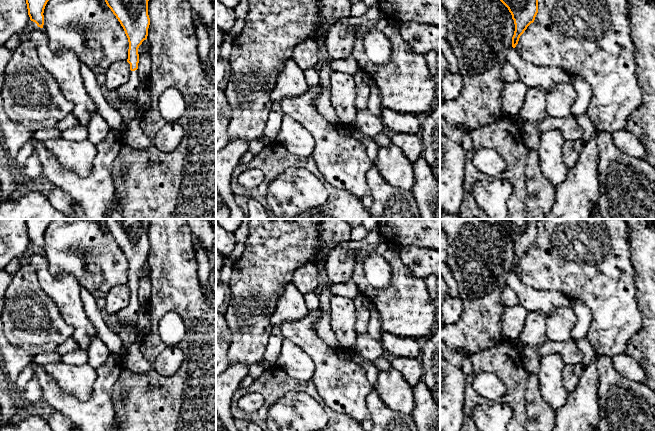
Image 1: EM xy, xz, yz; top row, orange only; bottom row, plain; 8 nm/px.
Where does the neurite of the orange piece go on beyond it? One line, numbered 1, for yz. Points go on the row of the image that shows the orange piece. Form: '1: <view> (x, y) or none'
1: none

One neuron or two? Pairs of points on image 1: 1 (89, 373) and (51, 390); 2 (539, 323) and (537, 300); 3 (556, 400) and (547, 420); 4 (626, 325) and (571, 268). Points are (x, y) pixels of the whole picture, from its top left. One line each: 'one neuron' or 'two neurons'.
1: two neurons
2: two neurons
3: two neurons
4: one neuron

